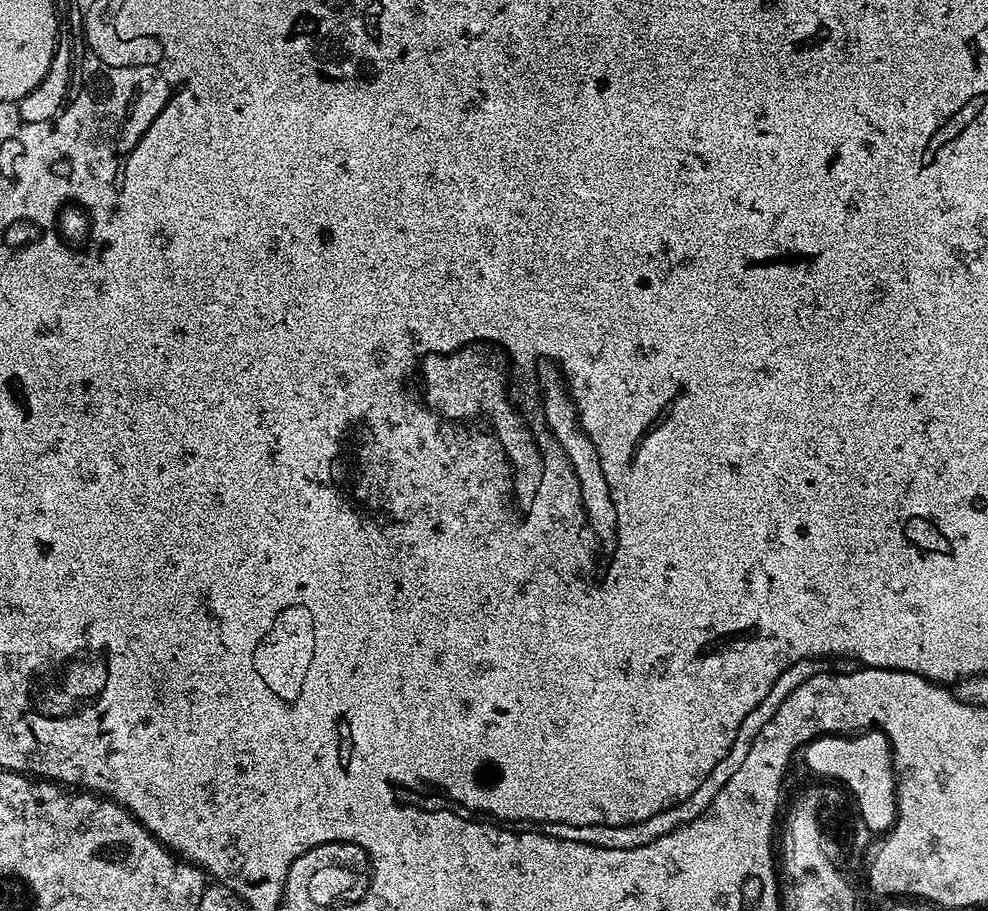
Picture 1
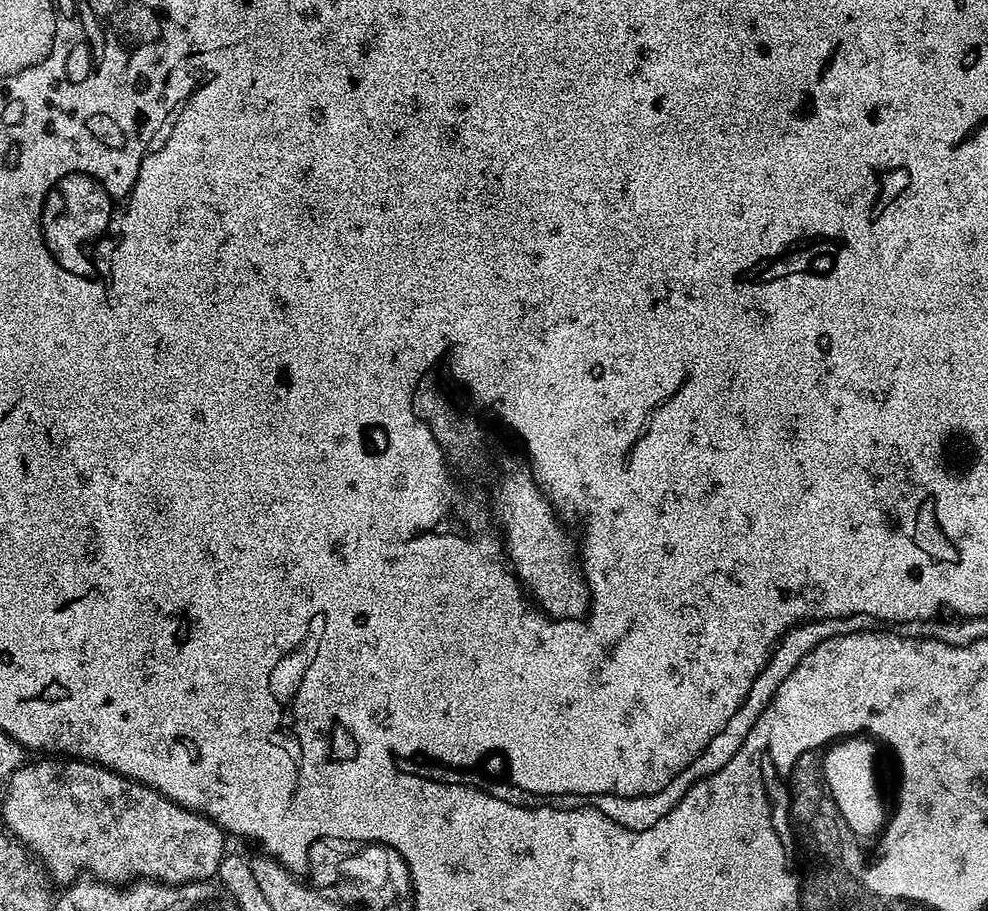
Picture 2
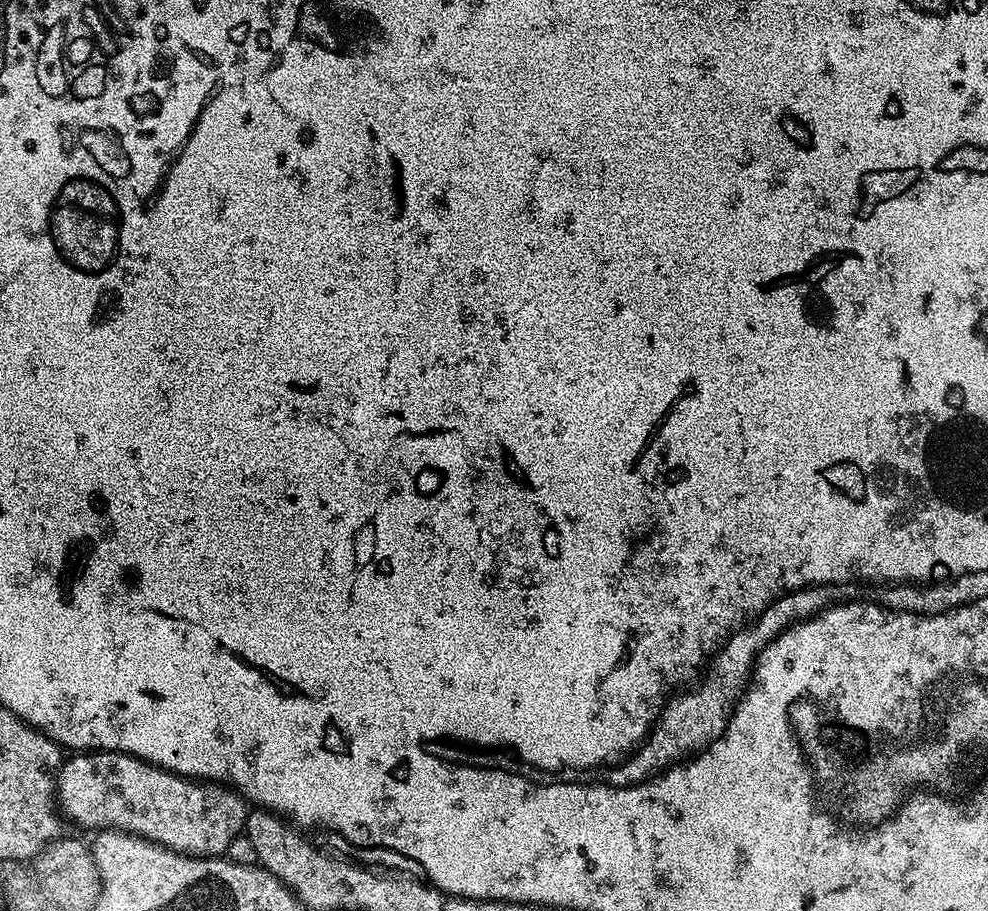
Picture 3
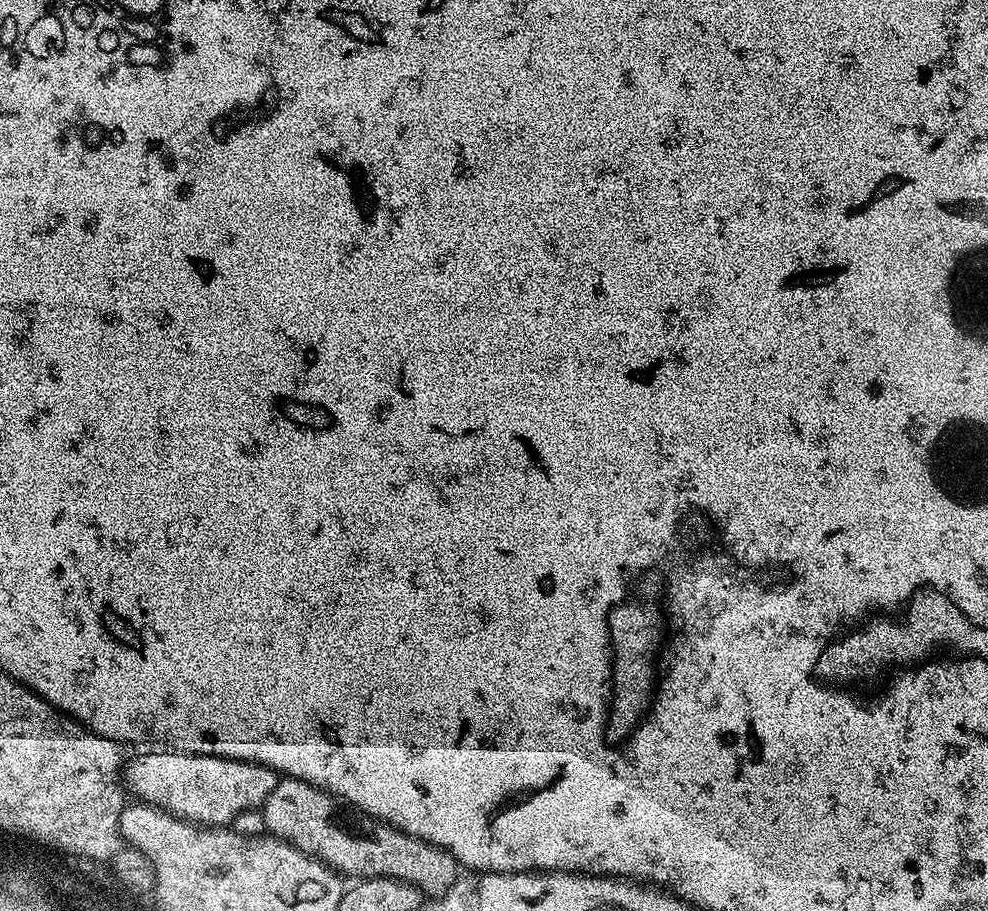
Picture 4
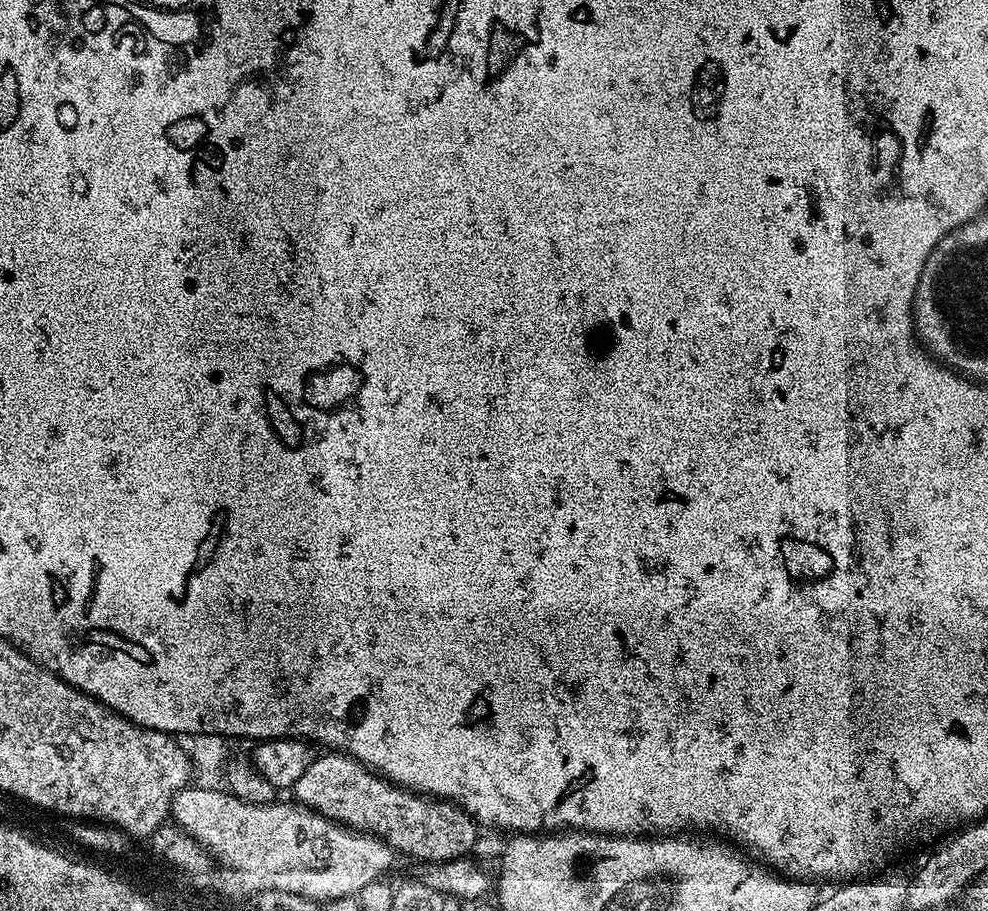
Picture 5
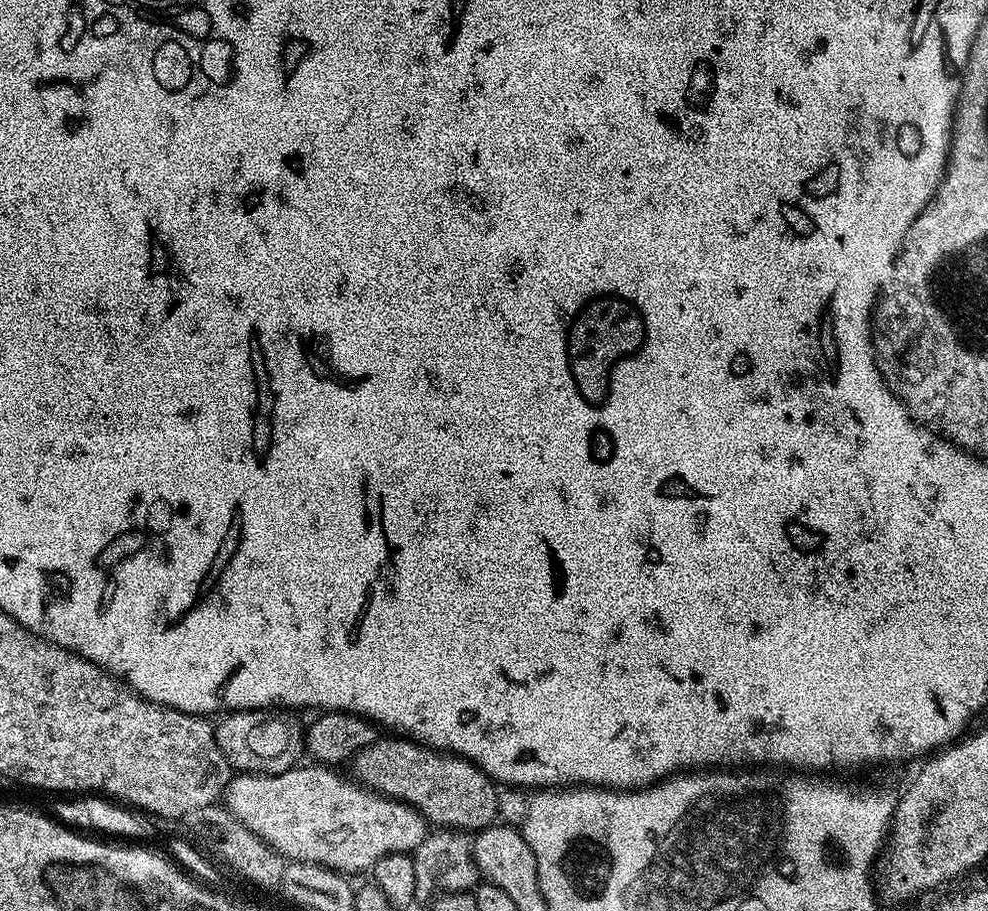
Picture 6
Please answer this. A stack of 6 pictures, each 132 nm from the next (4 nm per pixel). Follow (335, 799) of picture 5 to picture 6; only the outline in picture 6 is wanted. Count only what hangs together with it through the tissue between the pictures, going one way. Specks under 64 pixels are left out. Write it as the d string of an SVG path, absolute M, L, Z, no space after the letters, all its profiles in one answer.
M377 738L352 757L351 775L359 783L382 796L389 796L391 800L404 801L416 809L429 825L444 830L463 830L472 834L497 823L496 811L500 808L500 800L496 797L498 788L480 765L471 764L461 756L441 754L407 738L392 739L396 740Z

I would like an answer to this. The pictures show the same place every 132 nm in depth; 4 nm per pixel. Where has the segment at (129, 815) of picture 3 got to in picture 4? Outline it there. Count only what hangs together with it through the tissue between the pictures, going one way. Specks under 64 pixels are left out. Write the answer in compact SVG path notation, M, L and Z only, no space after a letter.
M160 750L164 752L148 752L145 756L136 756L127 761L122 772L122 780L127 791L132 792L137 801L145 804L155 804L169 812L171 816L179 816L182 820L199 822L204 826L228 826L232 819L243 811L263 809L266 798L278 786L281 777L273 768L261 764L251 764L245 760L227 760L221 756L196 756L193 752L177 752L175 750Z

